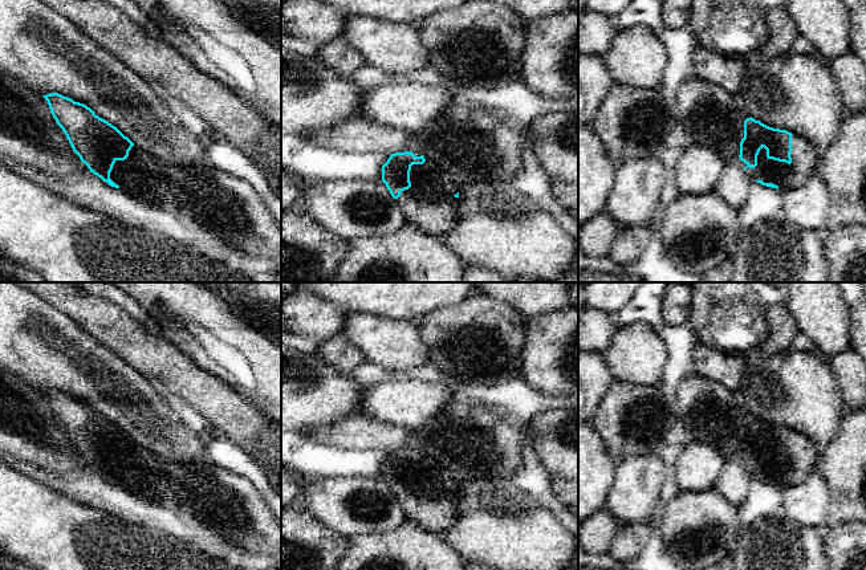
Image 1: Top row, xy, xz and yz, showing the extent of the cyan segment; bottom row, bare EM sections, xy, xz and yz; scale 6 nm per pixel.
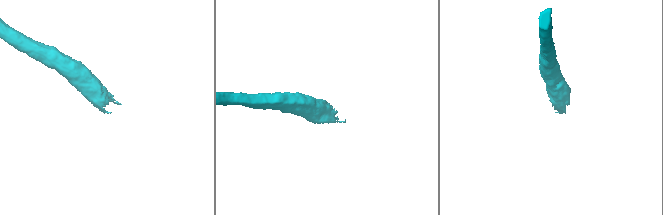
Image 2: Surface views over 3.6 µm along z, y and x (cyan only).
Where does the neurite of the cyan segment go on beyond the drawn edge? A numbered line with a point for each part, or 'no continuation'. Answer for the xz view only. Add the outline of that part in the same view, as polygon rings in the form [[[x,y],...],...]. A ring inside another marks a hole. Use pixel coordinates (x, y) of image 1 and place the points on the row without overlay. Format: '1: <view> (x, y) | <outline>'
1: xz (430, 500) | [[[424,456],[423,461],[411,463],[411,484],[395,497],[407,518],[438,534],[458,518],[459,494],[455,492],[462,479],[440,467],[432,456]]]

